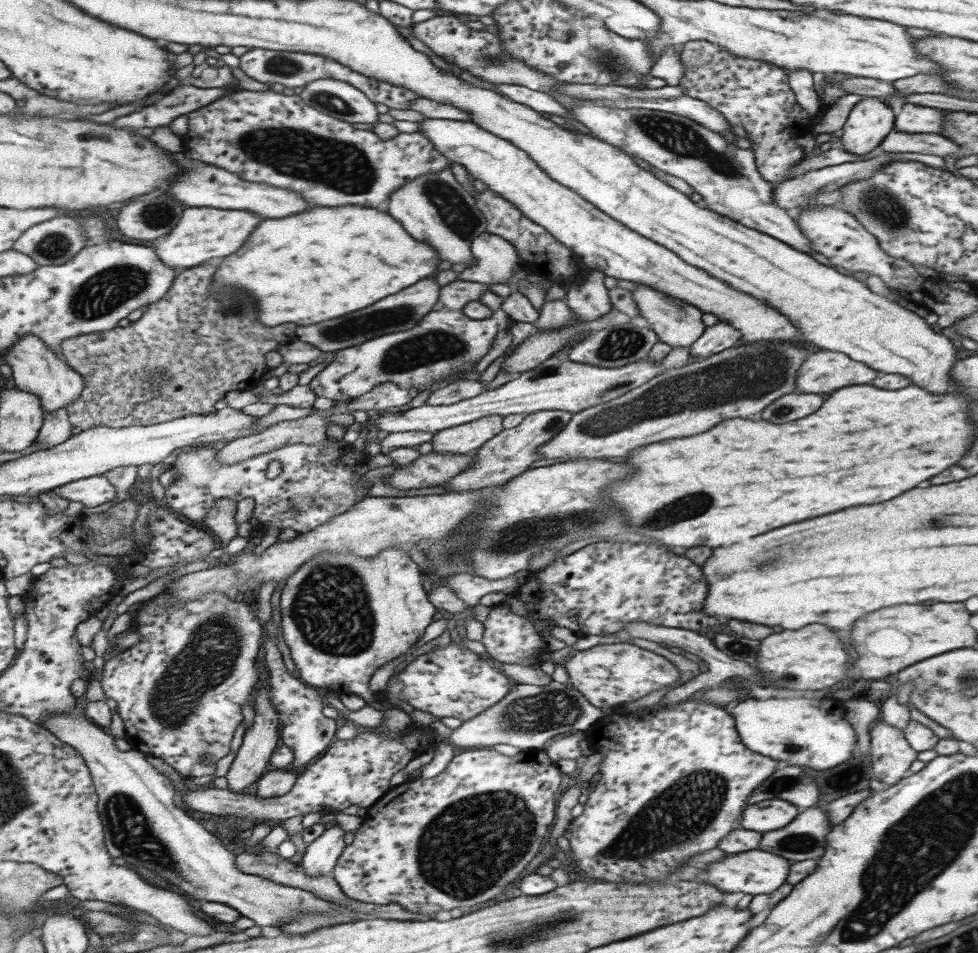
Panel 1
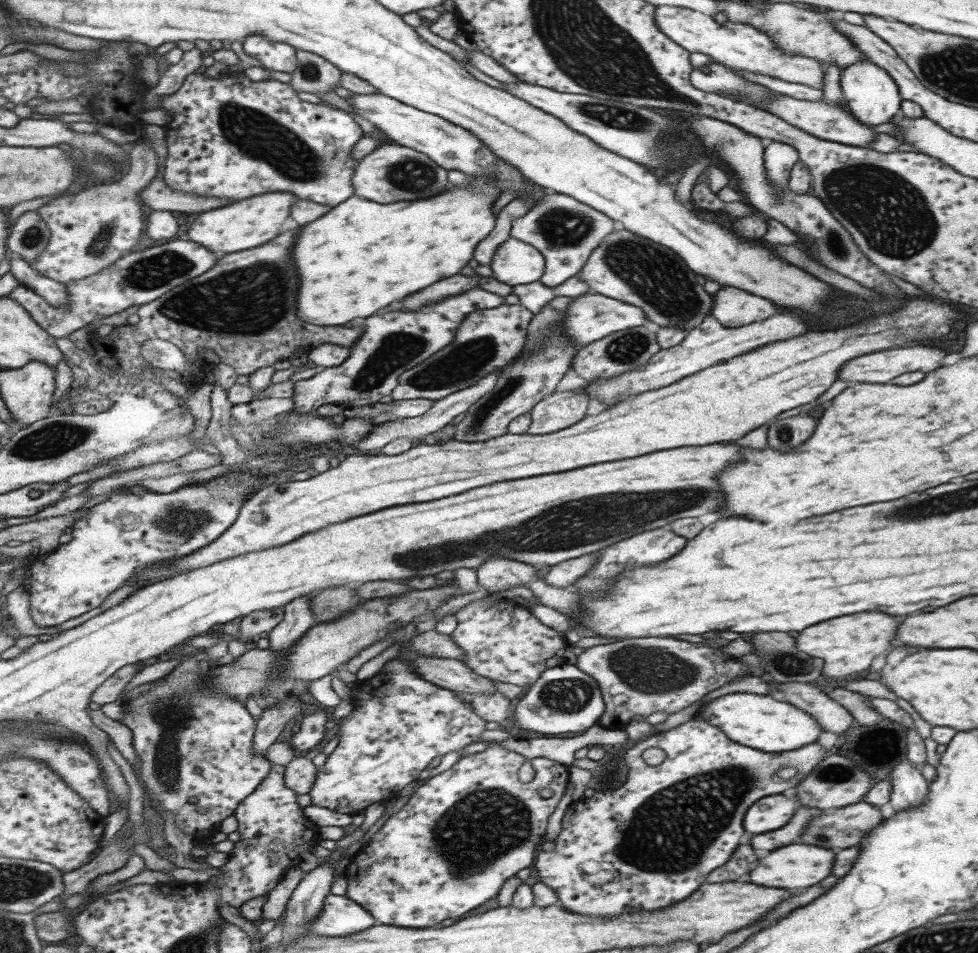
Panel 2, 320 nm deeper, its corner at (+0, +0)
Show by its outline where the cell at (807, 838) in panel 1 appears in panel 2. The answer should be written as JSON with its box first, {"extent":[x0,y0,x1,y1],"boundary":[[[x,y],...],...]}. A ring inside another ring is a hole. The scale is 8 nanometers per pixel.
{"extent":[799,800,884,849],"boundary":[[[860,800],[811,820],[799,842],[821,848],[846,849],[859,845],[862,838],[882,820],[884,818],[876,806]]]}

